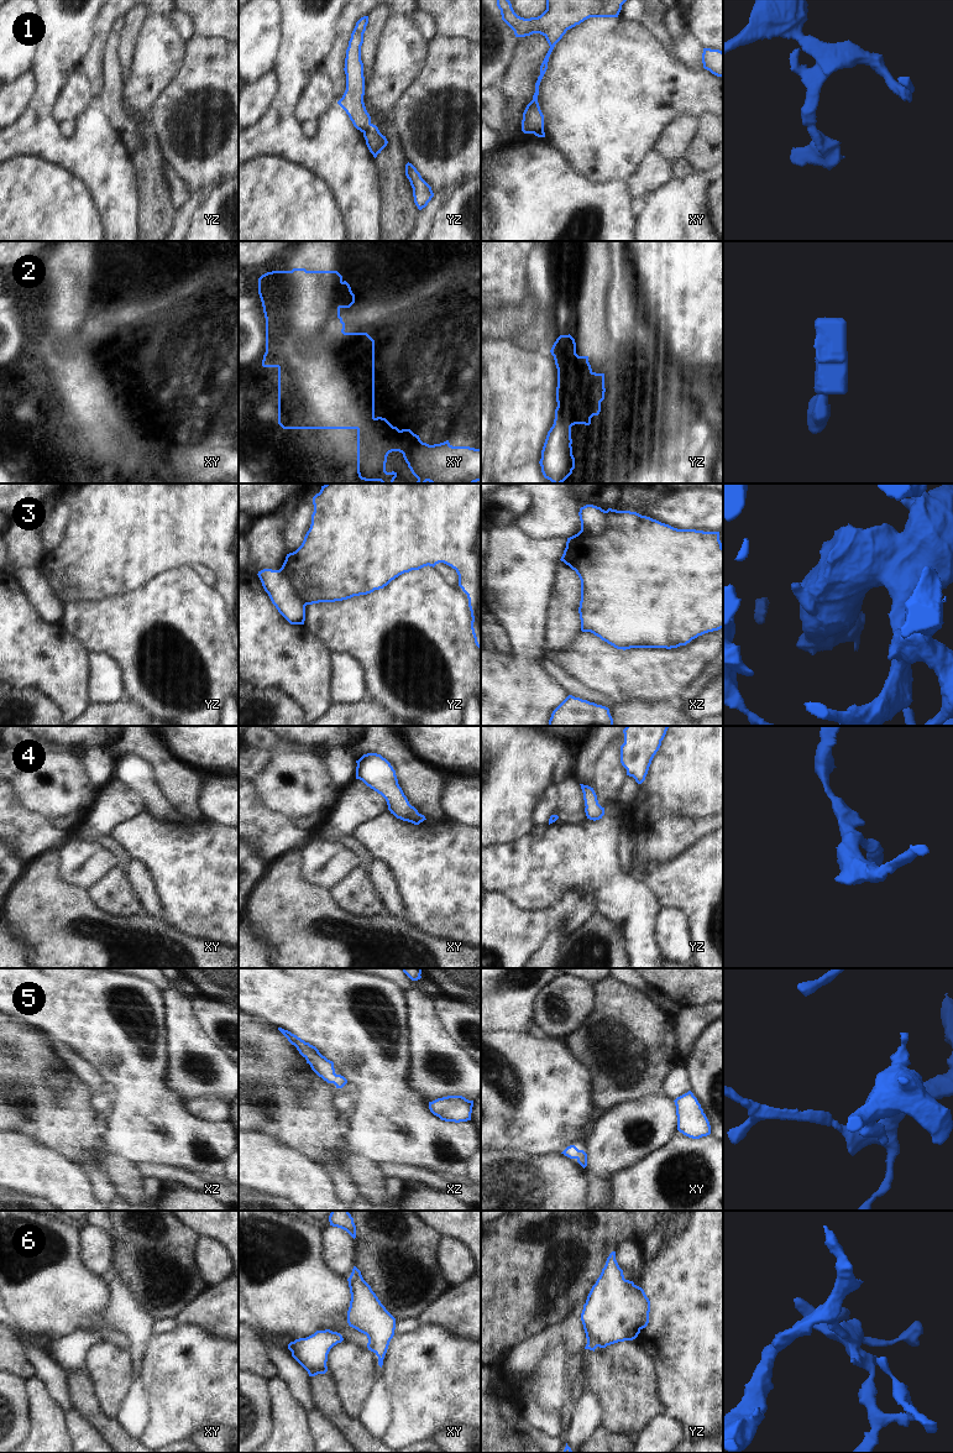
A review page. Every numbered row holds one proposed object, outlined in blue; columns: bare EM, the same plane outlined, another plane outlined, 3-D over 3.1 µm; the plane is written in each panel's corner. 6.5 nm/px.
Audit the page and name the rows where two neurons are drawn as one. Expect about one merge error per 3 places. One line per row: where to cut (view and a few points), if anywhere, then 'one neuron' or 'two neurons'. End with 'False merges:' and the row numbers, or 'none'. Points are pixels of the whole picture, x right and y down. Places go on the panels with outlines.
1: yz (371, 124), (364, 132) | two neurons
2: no cut | one neuron
3: xz (606, 511), (606, 522), (600, 531), (590, 533), (581, 529) | two neurons
4: no cut | one neuron
5: no cut | one neuron
6: yz (587, 1338), (605, 1347) | two neurons
False merges: 1, 3, 6

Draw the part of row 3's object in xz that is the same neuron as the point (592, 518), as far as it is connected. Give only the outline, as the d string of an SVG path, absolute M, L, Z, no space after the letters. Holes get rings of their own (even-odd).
M586 505L578 512L581 529L591 534L601 532L606 523L606 511L593 505Z

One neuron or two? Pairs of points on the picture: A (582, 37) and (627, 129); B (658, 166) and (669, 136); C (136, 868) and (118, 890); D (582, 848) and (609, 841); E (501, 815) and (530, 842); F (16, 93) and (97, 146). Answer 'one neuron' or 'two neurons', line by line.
A: one neuron
B: two neurons
C: two neurons
D: one neuron
E: two neurons
F: two neurons

